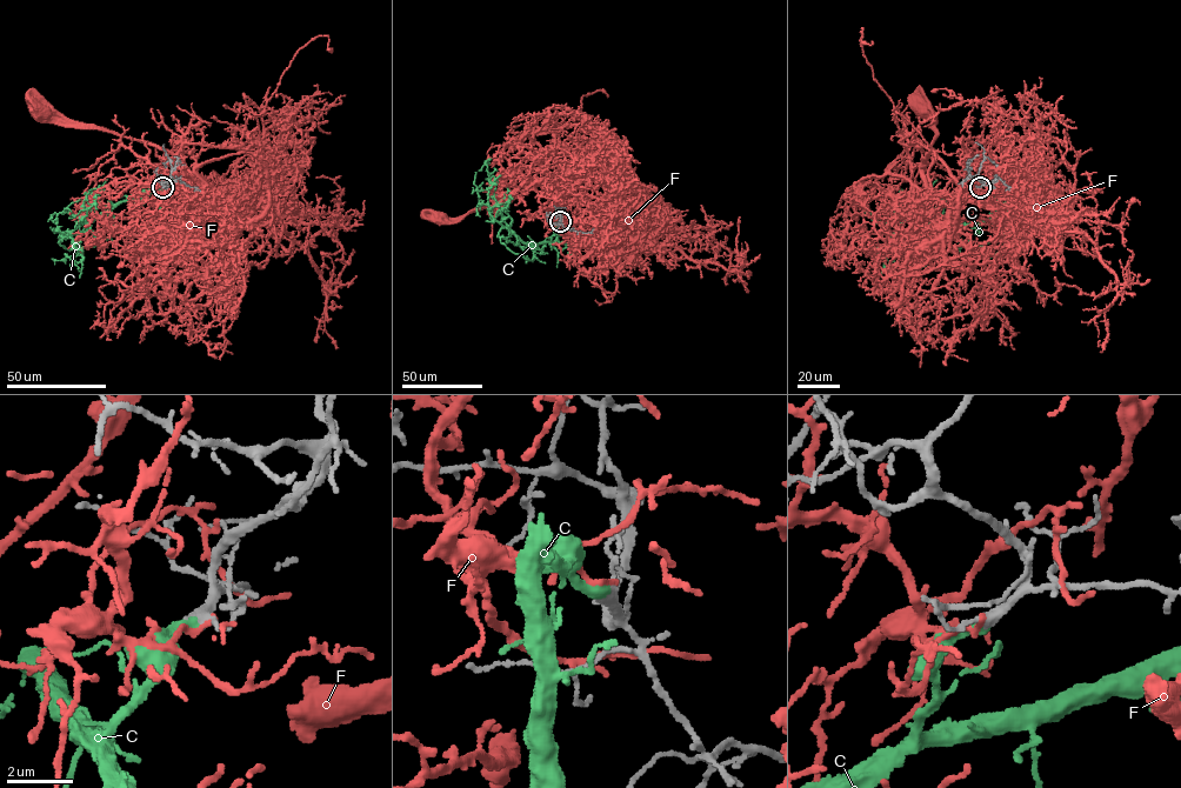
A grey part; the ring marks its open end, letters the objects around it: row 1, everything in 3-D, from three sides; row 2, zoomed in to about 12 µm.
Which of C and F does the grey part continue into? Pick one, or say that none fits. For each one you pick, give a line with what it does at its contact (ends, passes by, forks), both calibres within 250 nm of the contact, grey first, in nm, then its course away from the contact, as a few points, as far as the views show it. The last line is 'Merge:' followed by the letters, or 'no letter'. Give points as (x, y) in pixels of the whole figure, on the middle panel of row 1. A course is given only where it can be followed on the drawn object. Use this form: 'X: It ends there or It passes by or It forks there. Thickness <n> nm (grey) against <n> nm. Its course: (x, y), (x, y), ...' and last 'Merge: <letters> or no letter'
C: It ends there. Thickness 300 nm (grey) against 400 nm. Its course: (560, 221), (556, 220), (553, 241), (531, 246), (525, 244), (494, 220), (488, 207), (478, 206), (475, 172)
Merge: C

